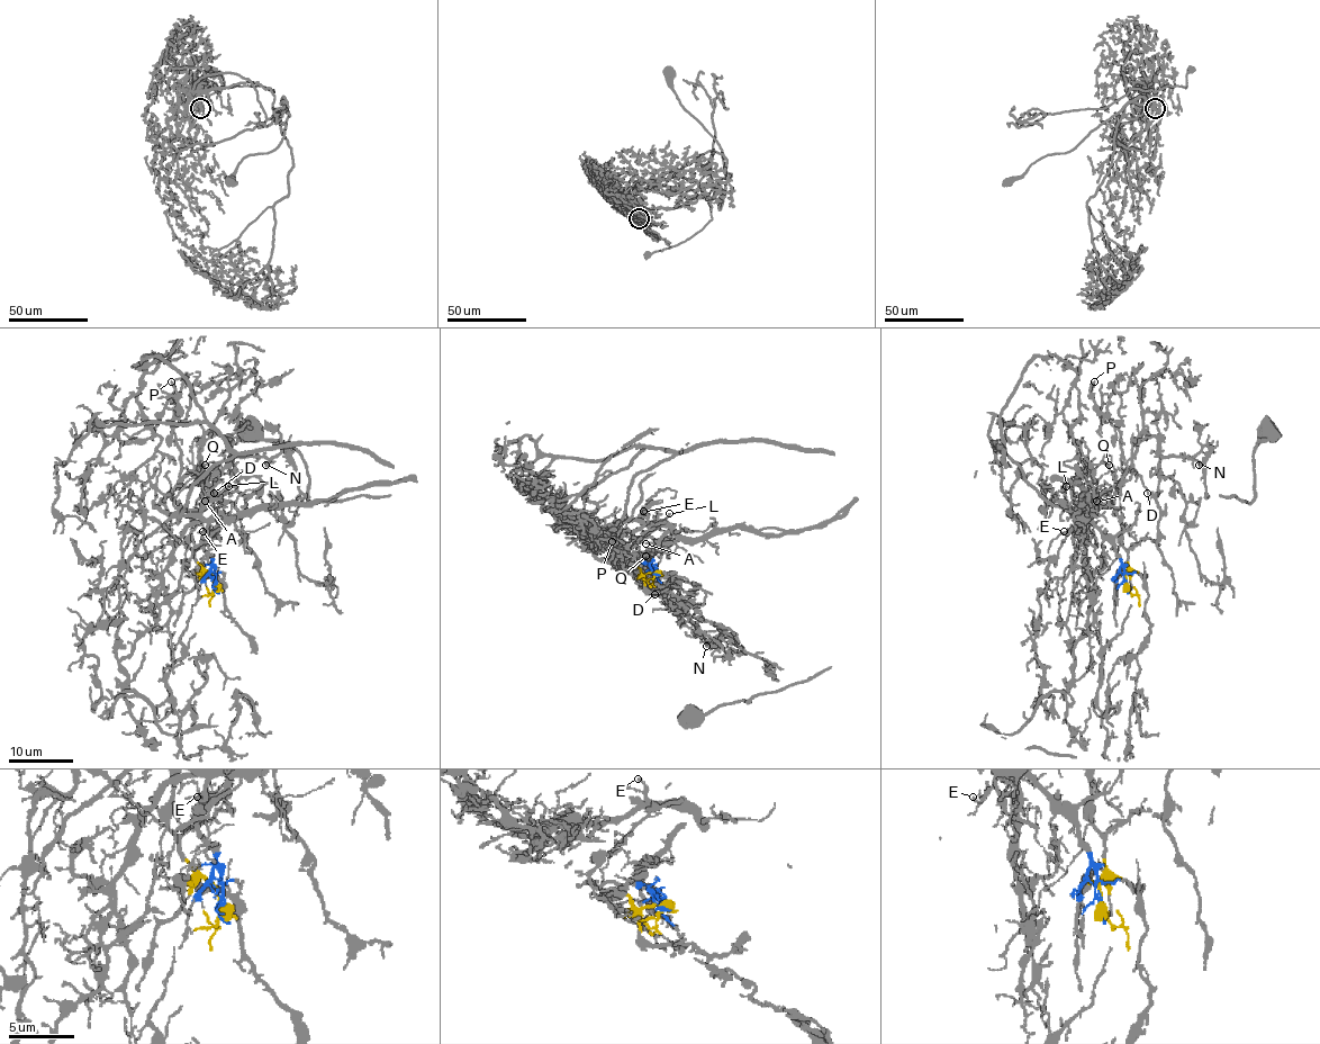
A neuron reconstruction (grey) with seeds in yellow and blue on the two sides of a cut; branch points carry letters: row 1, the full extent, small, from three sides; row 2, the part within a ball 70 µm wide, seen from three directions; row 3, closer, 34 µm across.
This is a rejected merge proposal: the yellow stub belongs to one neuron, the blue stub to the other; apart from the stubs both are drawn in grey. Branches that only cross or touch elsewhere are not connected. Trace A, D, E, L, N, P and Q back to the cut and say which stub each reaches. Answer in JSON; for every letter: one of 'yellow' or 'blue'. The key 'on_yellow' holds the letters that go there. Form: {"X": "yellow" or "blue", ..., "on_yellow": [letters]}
{"A": "blue", "D": "yellow", "E": "blue", "L": "blue", "N": "yellow", "P": "yellow", "Q": "blue", "on_yellow": ["D", "N", "P"]}

